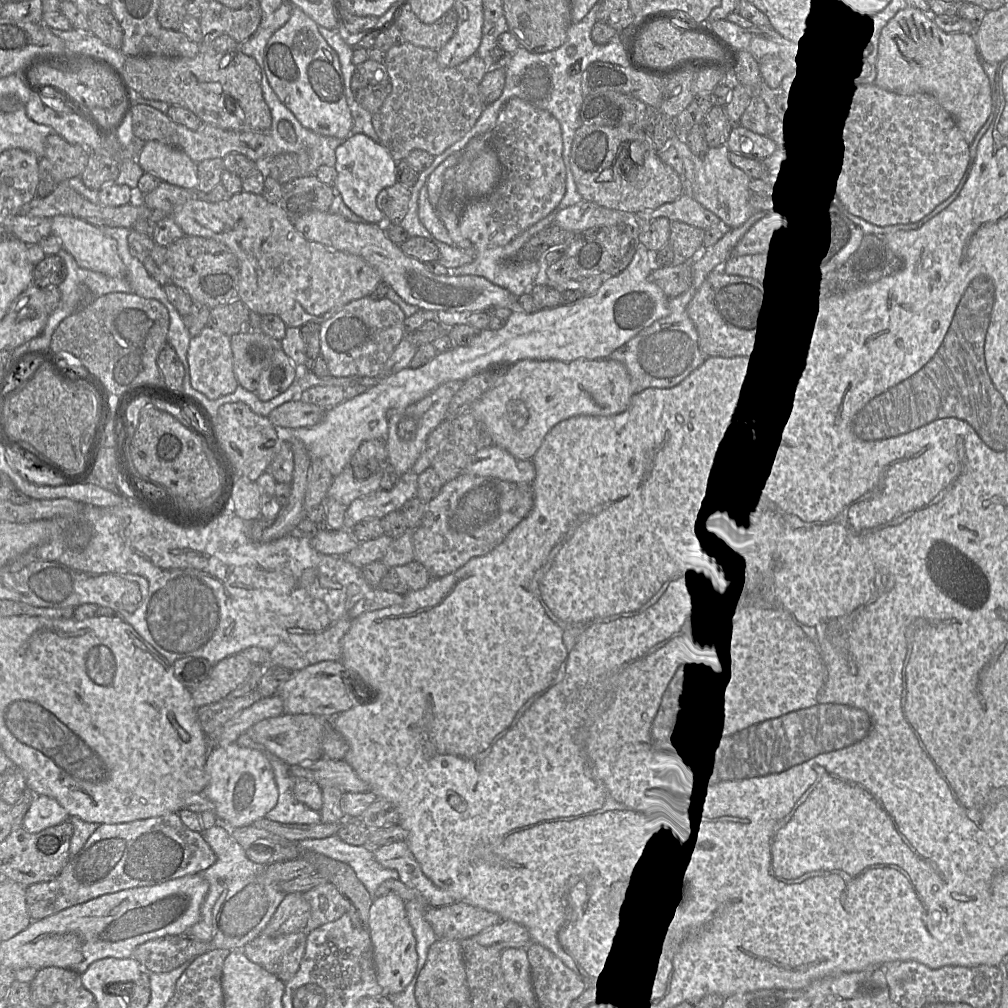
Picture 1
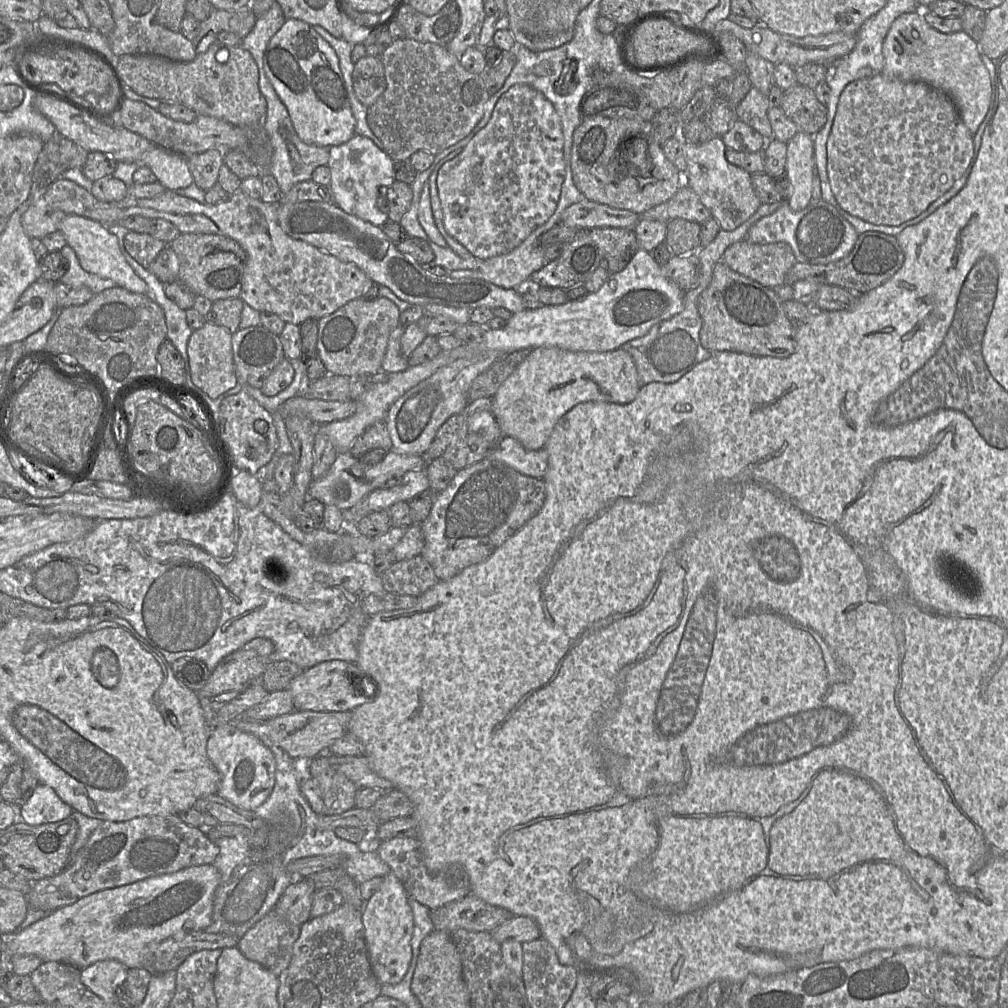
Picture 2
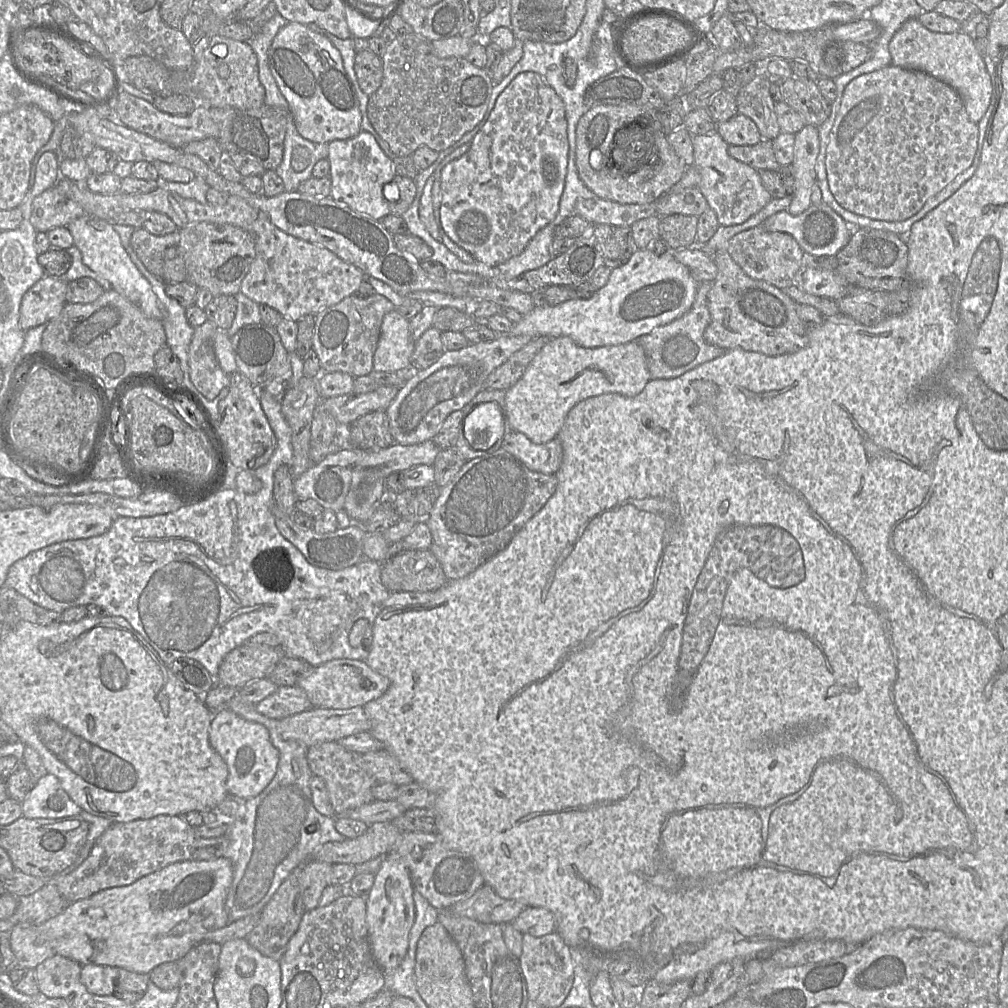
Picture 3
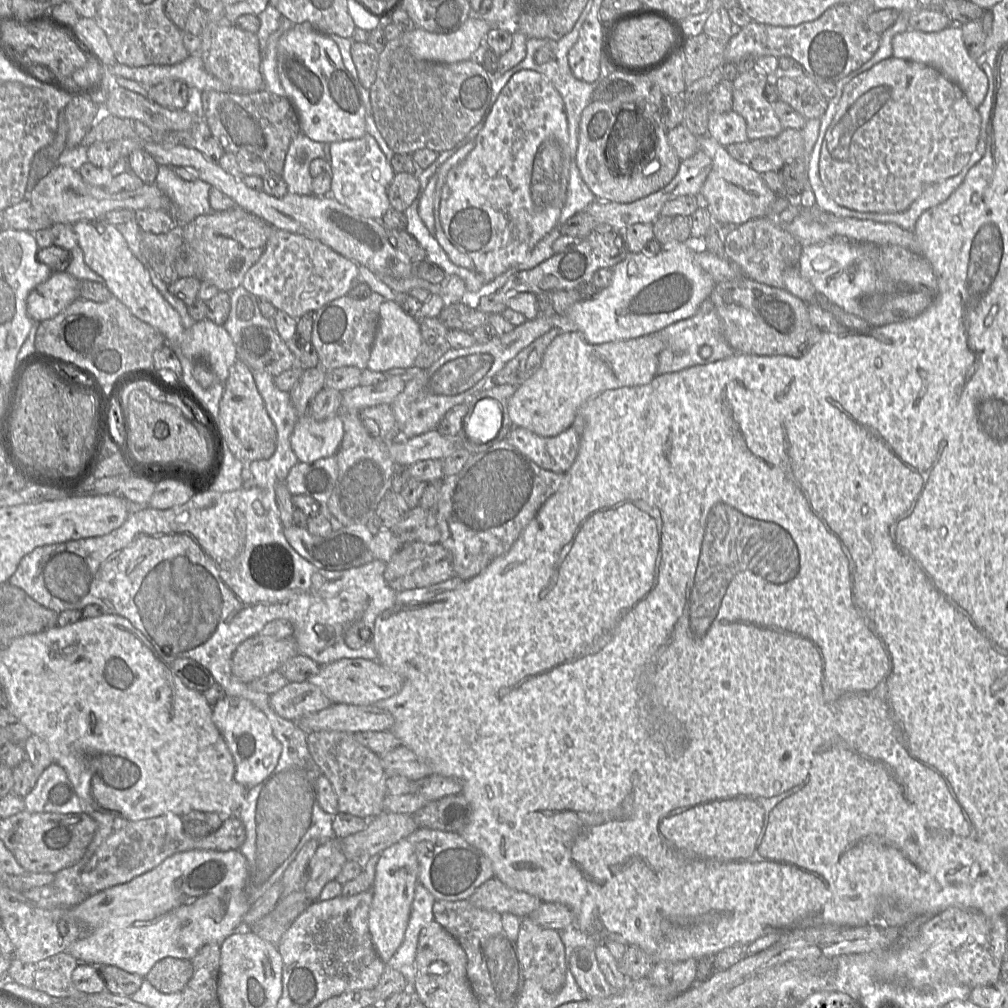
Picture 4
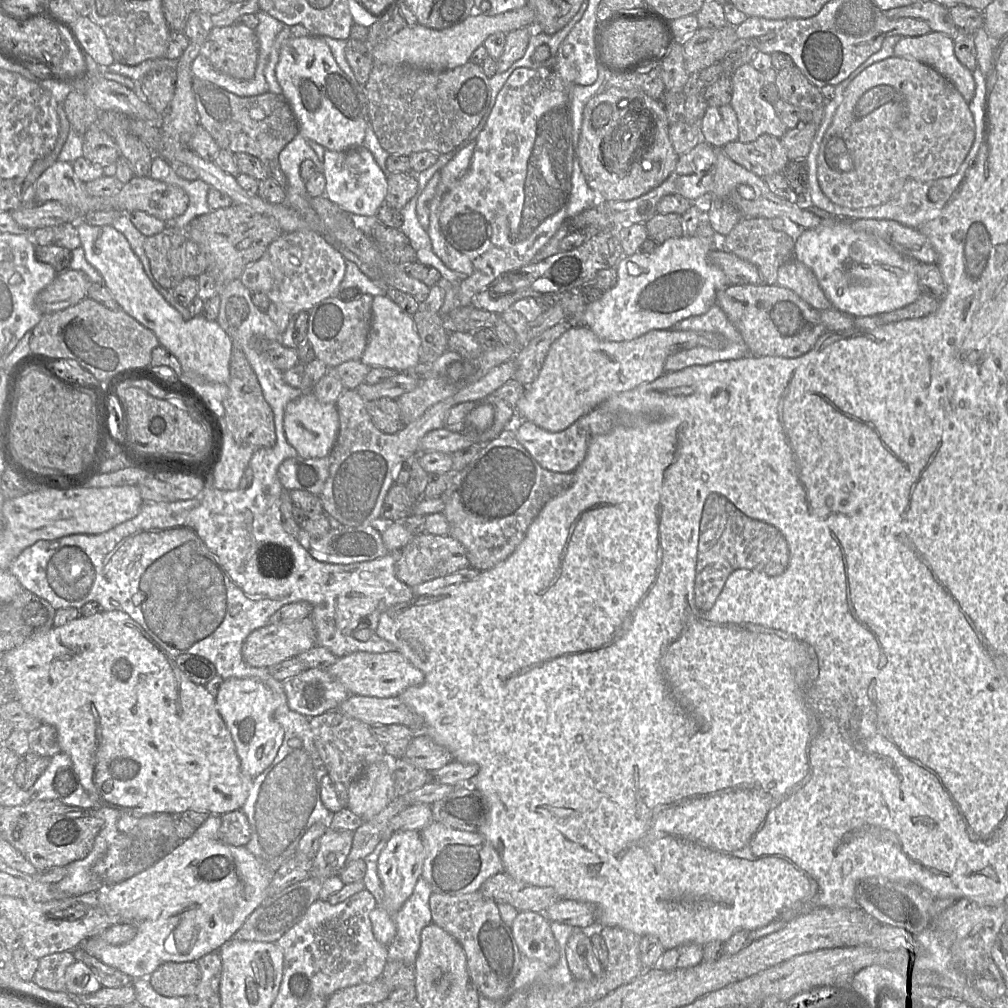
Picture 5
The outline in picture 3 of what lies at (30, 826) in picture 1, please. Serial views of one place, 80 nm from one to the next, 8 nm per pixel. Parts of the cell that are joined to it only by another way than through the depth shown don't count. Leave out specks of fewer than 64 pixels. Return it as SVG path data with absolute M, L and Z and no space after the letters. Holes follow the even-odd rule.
M43 775L21 802L22 816L34 818L63 818L80 814L82 810L71 800L57 777Z

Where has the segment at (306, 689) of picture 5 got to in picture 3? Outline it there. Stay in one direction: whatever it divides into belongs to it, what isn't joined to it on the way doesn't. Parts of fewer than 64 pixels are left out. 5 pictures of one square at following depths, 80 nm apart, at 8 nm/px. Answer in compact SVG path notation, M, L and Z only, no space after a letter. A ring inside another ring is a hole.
M298 685L278 687L255 705L257 712L273 719L283 719L313 708L306 692Z

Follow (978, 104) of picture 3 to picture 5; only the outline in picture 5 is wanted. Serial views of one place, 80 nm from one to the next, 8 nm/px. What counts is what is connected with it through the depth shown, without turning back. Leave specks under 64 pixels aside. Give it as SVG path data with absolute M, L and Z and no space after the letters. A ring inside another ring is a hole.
M931 31L917 37L904 37L894 47L894 57L916 60L931 66L947 78L969 104L975 94L972 72L963 66L954 53L954 40Z

